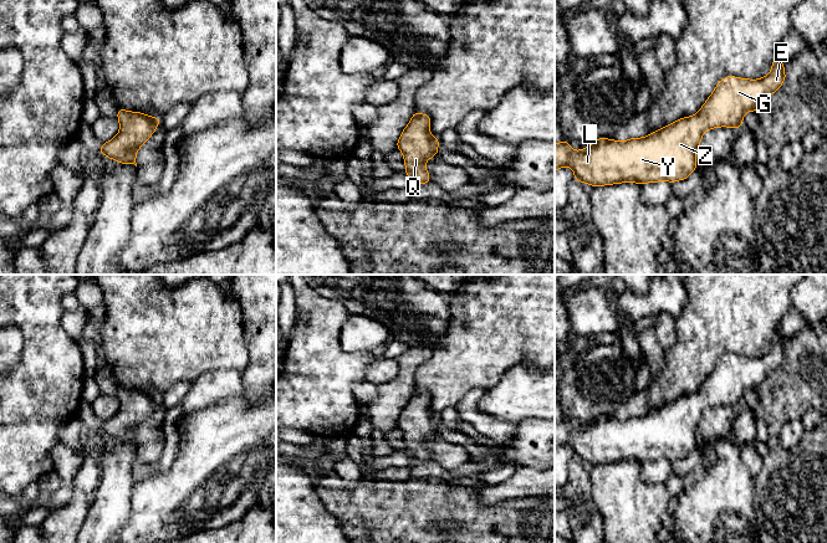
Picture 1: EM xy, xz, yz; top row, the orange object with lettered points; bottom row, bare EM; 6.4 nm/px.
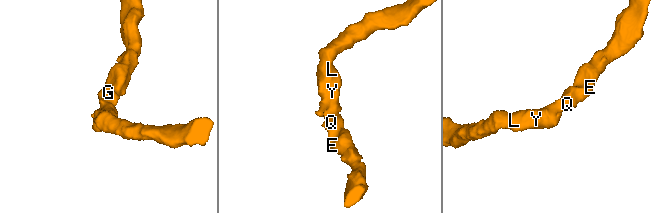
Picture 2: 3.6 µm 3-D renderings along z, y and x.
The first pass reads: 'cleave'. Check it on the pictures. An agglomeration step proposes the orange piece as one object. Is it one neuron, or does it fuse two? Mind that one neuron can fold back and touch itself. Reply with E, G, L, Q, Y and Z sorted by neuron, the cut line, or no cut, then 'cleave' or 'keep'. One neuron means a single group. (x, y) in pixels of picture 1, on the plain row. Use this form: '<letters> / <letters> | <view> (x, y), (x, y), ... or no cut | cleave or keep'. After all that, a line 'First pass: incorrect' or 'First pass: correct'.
E G L Q Y Z | no cut | keep
First pass: incorrect

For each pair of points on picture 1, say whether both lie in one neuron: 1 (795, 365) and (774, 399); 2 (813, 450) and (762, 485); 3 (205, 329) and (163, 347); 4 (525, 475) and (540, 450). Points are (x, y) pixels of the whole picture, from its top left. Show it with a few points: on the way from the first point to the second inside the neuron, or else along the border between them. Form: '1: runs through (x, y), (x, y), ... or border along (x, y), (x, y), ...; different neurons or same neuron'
1: runs through (795, 374), (795, 378), (782, 390); same neuron
2: runs through (801, 462), (779, 485), (775, 485); same neuron
3: runs through (195, 329), (189, 329), (173, 337); same neuron
4: border along (516, 466), (541, 469); different neurons

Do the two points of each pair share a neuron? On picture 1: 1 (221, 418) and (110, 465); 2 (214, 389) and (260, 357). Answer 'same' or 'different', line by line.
1: different
2: different

